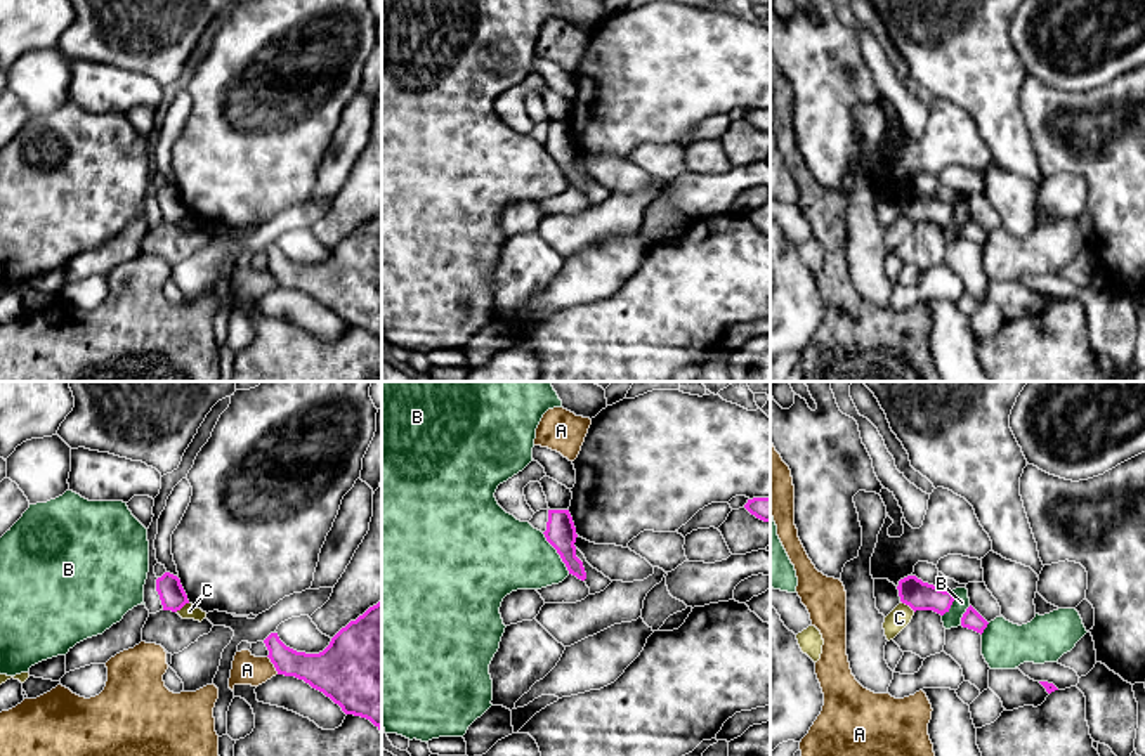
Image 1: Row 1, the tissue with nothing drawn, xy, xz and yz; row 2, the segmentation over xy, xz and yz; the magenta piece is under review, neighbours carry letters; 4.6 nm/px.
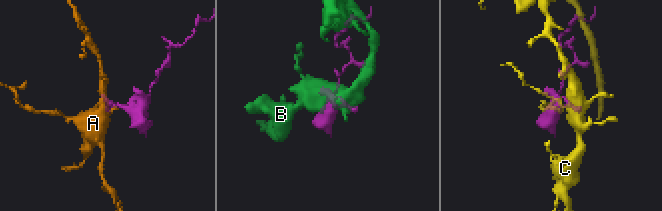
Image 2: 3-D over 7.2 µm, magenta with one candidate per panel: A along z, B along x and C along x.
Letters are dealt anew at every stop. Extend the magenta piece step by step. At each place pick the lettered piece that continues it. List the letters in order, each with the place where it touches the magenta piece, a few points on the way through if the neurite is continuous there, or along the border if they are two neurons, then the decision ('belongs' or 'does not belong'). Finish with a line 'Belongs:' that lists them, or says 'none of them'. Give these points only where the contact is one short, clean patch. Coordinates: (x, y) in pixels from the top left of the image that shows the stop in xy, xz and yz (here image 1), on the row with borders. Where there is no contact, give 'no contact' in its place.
A: contact xy (273, 663); border xy (268, 656), (278, 673); does not belong
B: contact xz (557, 552); does not belong
C: contact yz (908, 604); border yz (901, 600), (915, 611); does not belong
Belongs: none of them

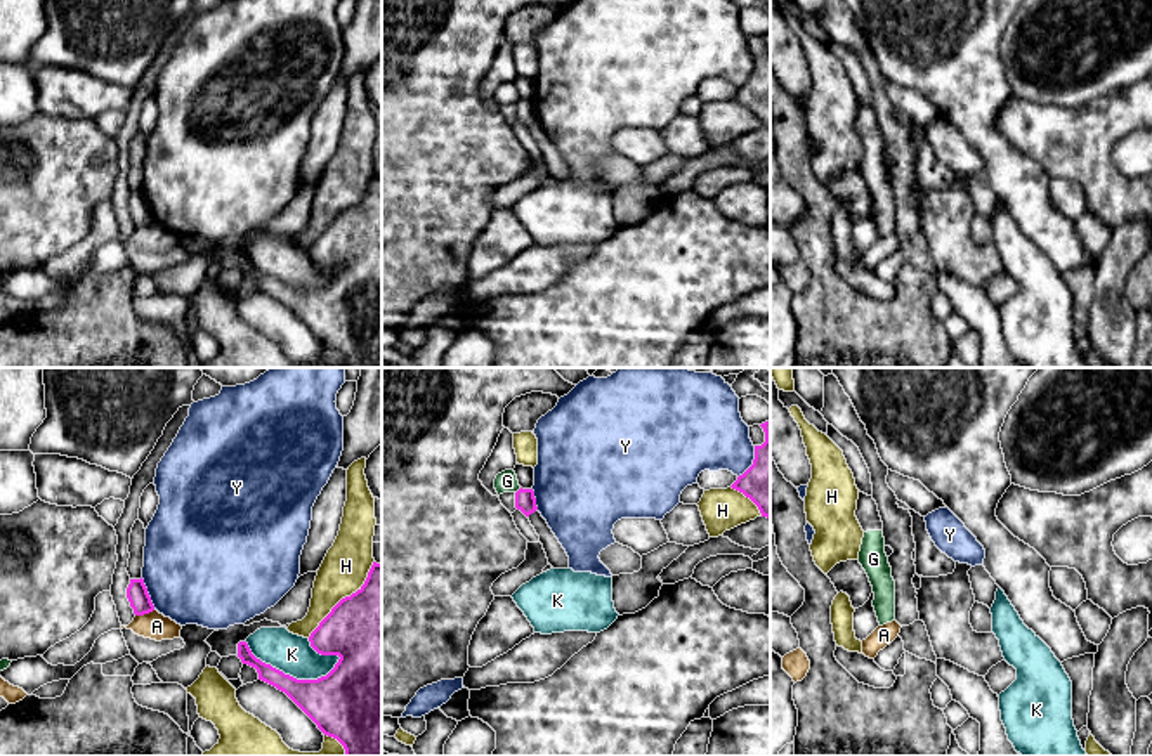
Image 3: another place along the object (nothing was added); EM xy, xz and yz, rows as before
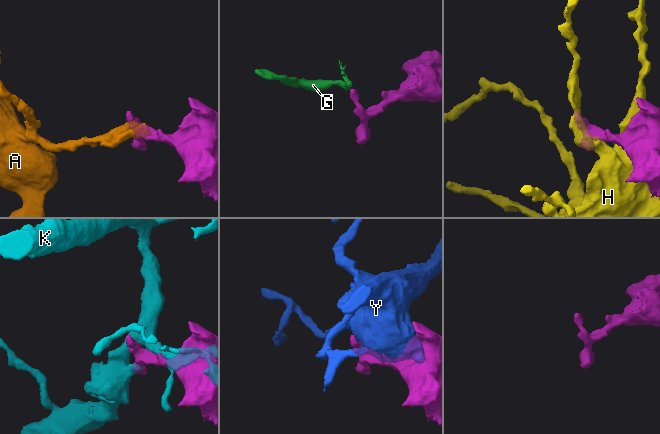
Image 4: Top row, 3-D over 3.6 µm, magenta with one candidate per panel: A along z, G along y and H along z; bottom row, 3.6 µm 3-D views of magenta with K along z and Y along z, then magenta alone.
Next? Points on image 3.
A: contact xy (144, 612); border xy (155, 609), (136, 616); does not belong
G: contact xz (517, 491); border xz (521, 488), (516, 493); does not belong
H: contact xy (346, 597); does not belong
K: contact xy (292, 677); does not belong
Y: contact xy (148, 593); does not belong
Belongs: none of them

